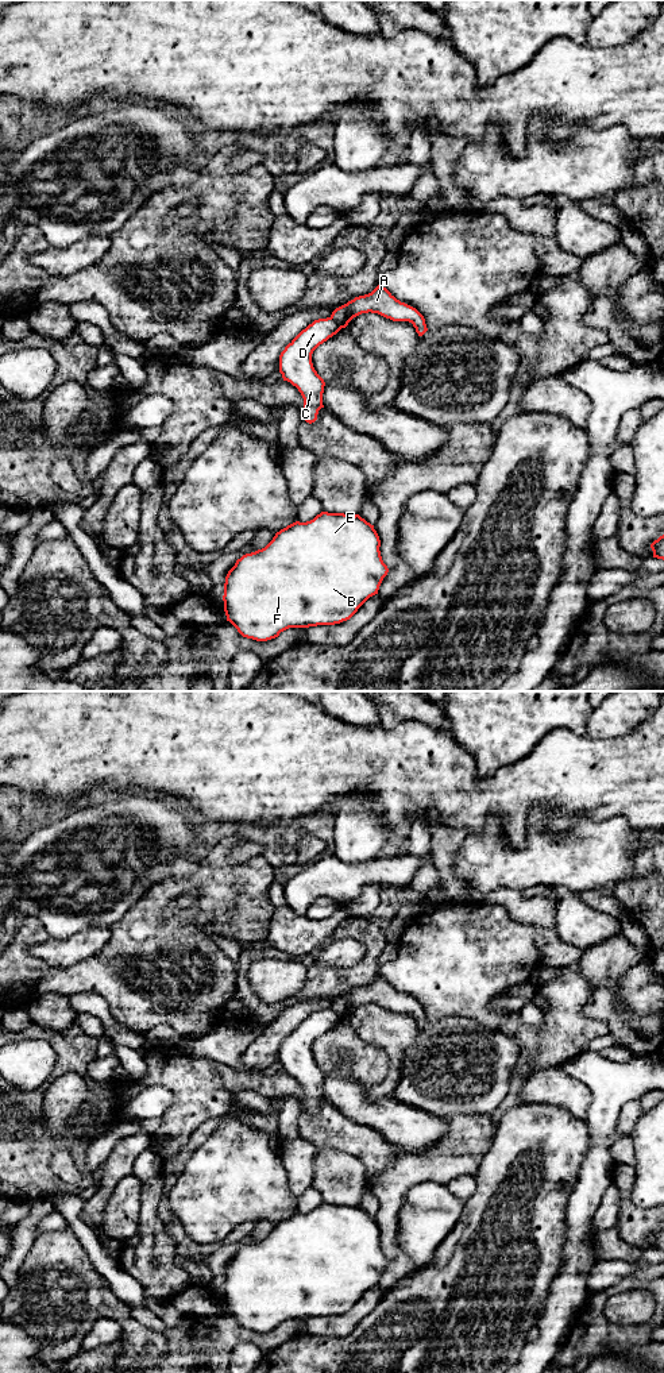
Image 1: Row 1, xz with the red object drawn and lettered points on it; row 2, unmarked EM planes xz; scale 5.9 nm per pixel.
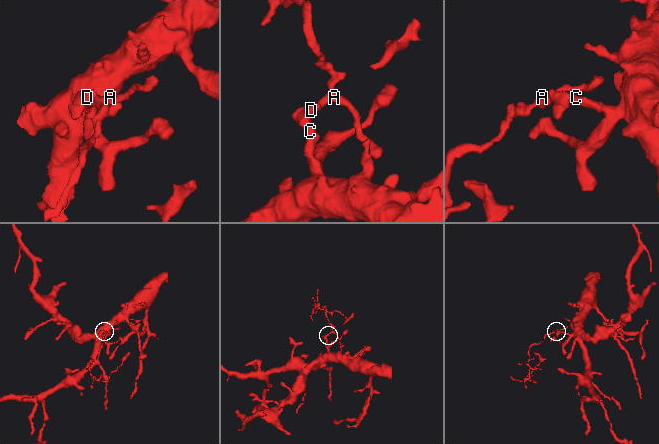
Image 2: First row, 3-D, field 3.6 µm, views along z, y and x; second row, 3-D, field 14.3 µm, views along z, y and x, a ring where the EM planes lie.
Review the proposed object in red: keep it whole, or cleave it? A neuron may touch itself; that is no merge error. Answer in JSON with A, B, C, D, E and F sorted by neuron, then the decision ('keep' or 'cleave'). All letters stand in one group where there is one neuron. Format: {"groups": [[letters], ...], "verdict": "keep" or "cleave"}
{"groups": [["A"], ["B", "C", "D", "E", "F"]], "verdict": "cleave"}

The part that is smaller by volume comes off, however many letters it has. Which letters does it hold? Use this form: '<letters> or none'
A

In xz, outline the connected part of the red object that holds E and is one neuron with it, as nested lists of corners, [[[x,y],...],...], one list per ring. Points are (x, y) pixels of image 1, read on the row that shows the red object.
[[[321,512],[310,521],[296,521],[277,532],[265,548],[243,555],[228,571],[223,595],[227,621],[243,637],[256,641],[275,639],[289,628],[335,625],[347,621],[370,597],[378,594],[389,572],[379,547],[381,540],[374,525],[359,514]]]

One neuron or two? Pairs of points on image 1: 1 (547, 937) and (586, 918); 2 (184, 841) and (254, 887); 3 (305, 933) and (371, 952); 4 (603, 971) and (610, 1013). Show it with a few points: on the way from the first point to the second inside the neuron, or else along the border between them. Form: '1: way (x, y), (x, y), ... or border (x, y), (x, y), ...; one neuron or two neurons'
1: border (556, 901), (556, 934), (563, 941), (582, 951); two neurons
2: border (208, 847), (196, 860); two neurons
3: border (348, 916), (327, 938); two neurons
4: way (605, 982), (605, 1002); one neuron

